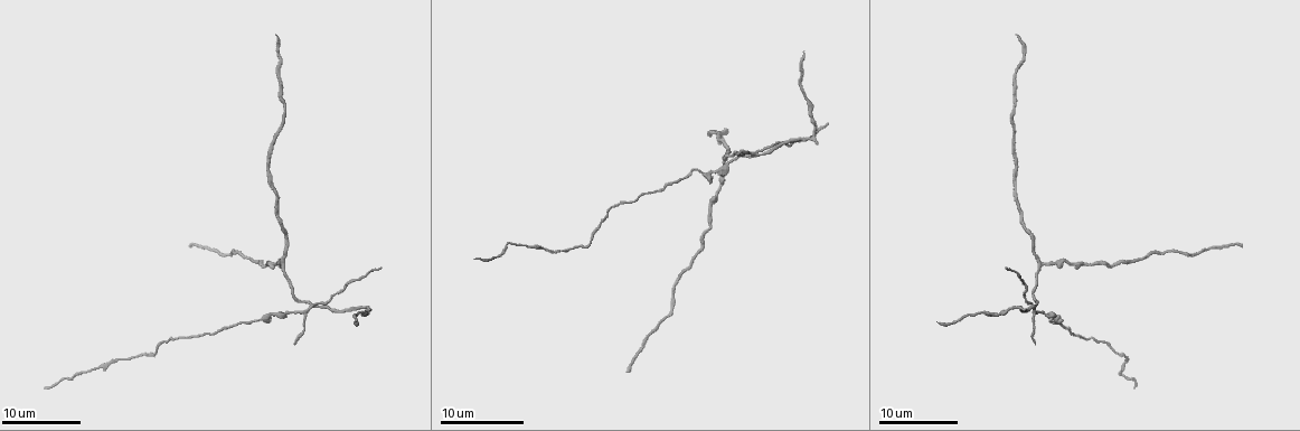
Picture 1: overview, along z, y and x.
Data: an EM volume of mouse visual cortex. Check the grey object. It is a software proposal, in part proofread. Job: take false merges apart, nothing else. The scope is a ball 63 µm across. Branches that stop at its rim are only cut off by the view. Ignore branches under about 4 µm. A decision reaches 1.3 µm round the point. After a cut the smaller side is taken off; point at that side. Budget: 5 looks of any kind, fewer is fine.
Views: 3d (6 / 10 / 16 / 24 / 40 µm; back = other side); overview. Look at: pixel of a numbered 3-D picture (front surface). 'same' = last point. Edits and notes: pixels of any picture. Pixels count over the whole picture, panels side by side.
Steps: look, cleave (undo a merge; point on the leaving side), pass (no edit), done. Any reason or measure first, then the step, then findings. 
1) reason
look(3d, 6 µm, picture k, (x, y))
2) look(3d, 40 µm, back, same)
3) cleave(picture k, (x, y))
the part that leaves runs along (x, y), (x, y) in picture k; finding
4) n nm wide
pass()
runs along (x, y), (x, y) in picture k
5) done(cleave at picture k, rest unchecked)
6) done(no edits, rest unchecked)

three arms meet
look(3d, 16 µm, picture 1, (1040, 264))

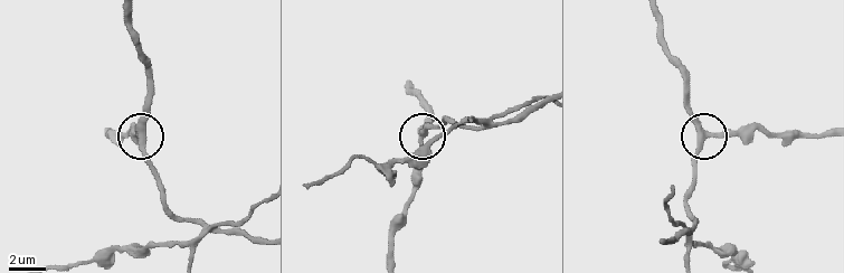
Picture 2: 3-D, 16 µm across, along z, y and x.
310 nm wide
pass()
all the same neuron

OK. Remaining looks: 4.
narrows sharply
look(3d, 16 µm, picture 1, (279, 76))

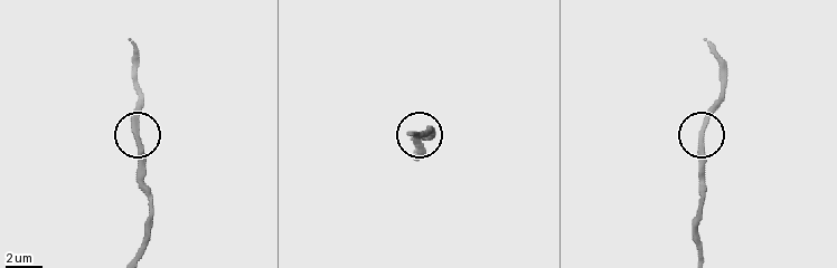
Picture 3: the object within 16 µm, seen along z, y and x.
pass()
runs along (135, 254), (151, 209), (151, 191), (142, 173), (138, 94) in picture 3; all the same neuron

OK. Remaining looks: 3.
narrows sharply
look(3d, 6 µm, picture 1, (1015, 186))

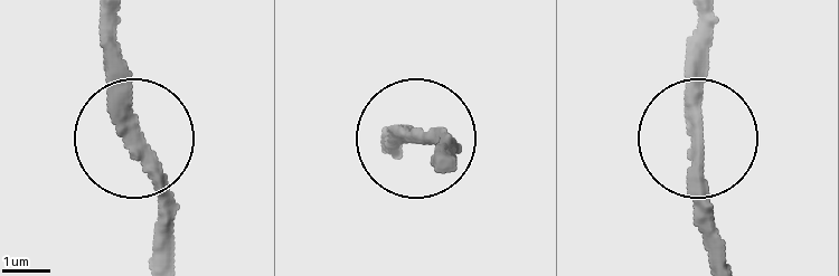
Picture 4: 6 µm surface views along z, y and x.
pass()
runs along (163, 251), (163, 191), (128, 131), (115, 22) in picture 4; continuous, no second neuron

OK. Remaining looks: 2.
done(no edits, rest unchecked)

